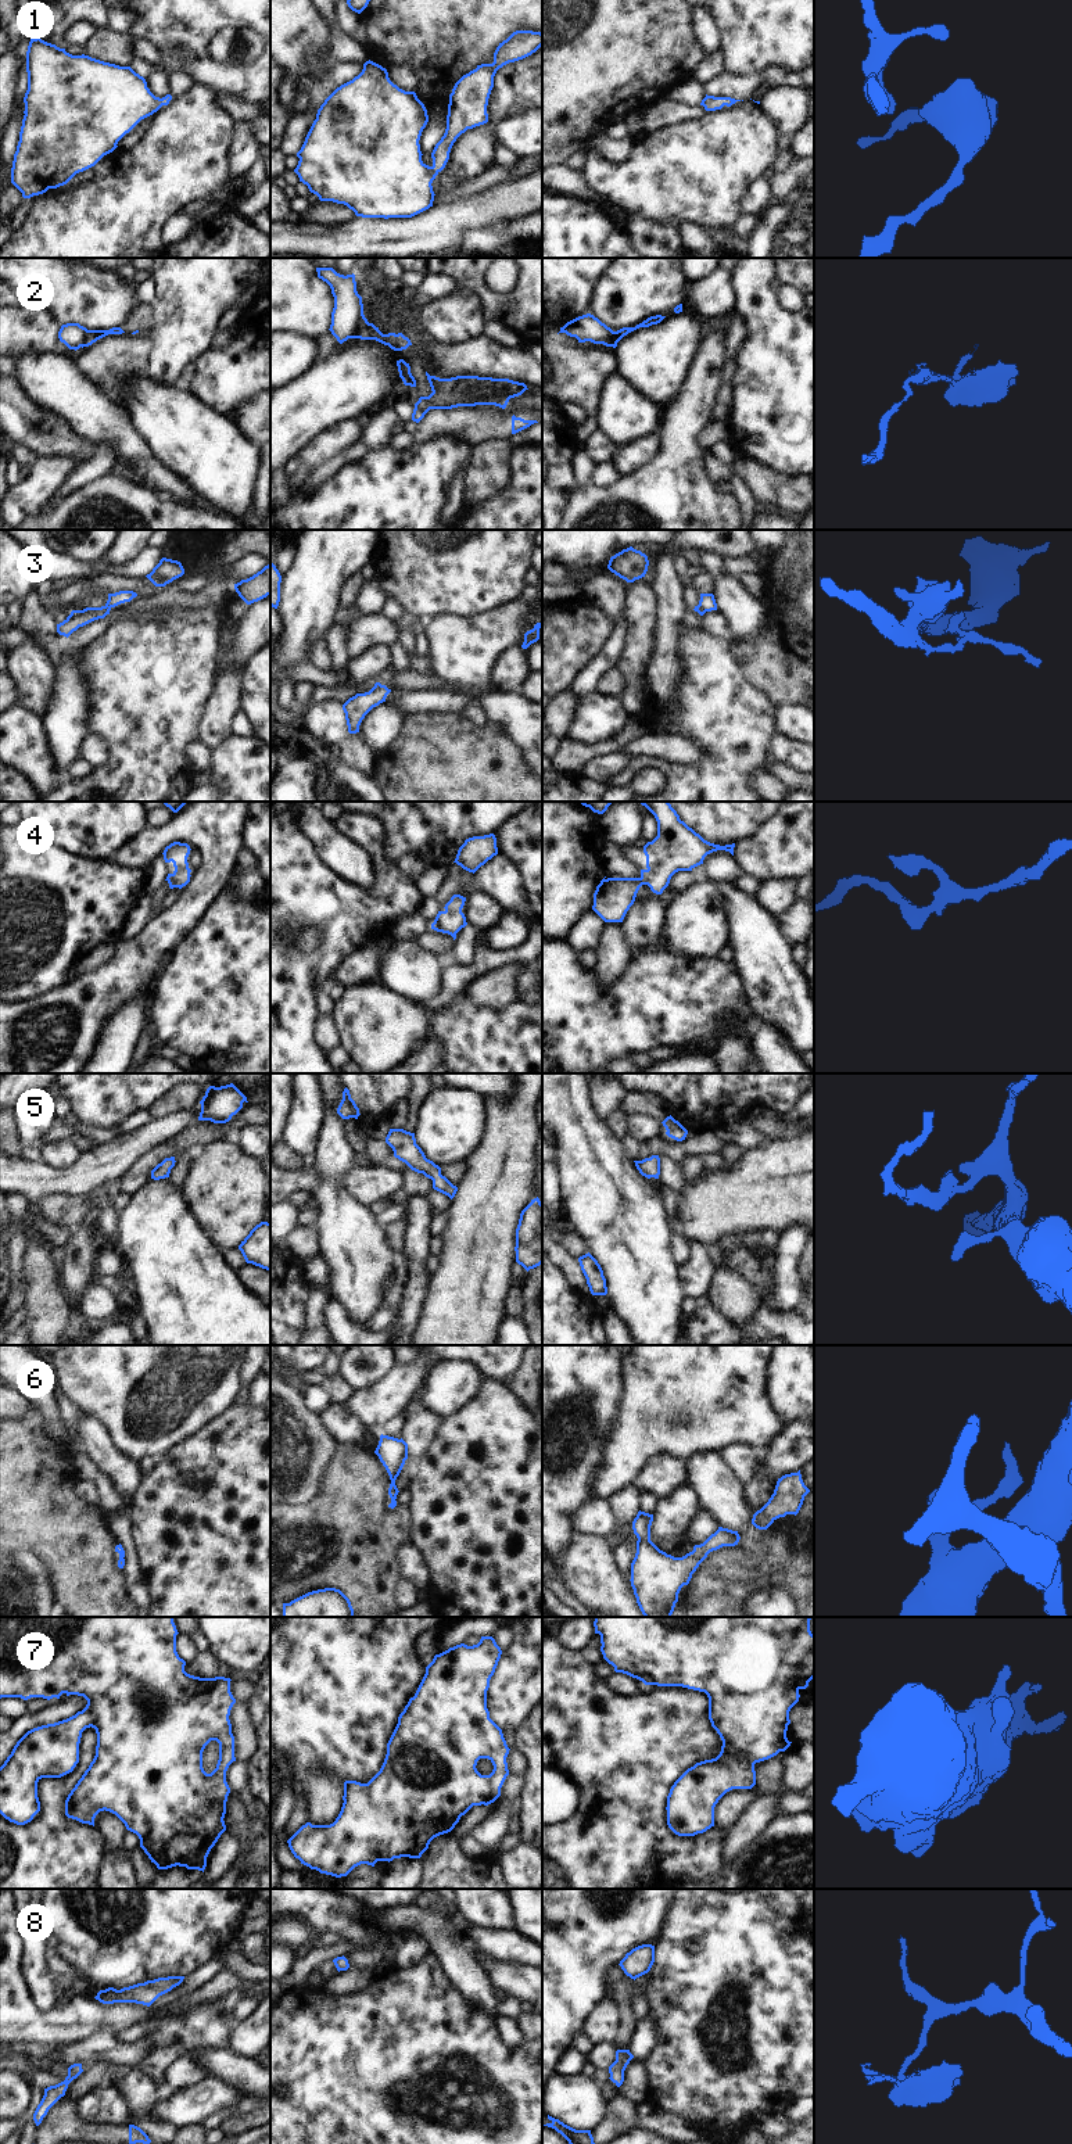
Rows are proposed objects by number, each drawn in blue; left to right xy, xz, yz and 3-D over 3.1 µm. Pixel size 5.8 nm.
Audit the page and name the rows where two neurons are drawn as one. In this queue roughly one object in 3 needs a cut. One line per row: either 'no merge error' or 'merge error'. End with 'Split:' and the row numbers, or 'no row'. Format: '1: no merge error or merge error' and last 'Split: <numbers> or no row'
1: no merge error
2: merge error
3: merge error
4: no merge error
5: no merge error
6: no merge error
7: no merge error
8: no merge error
Split: 2, 3

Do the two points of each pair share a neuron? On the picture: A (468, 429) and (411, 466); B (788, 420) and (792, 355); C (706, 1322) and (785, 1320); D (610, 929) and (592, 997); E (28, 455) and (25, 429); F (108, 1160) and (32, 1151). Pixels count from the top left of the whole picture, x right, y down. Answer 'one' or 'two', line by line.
A: two
B: one
C: one
D: two
E: two
F: two

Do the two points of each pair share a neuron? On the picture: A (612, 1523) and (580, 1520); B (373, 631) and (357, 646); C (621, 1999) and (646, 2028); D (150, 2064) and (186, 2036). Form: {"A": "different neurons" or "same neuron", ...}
{"A": "same neuron", "B": "same neuron", "C": "different neurons", "D": "same neuron"}

